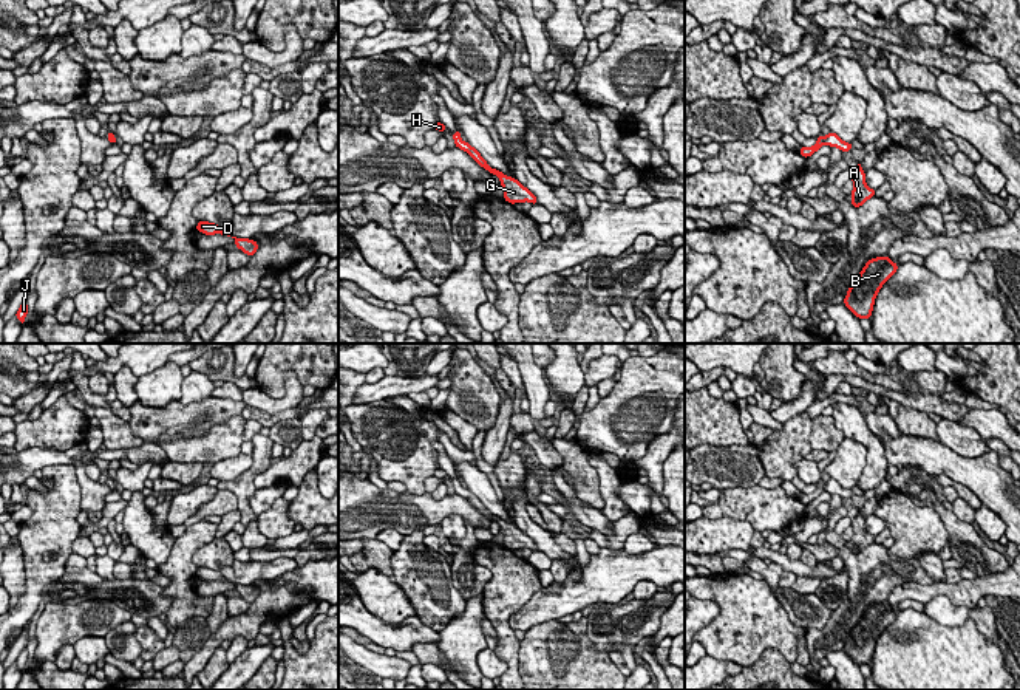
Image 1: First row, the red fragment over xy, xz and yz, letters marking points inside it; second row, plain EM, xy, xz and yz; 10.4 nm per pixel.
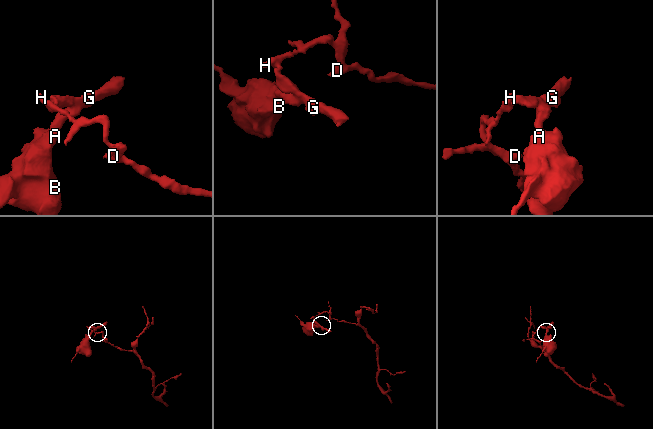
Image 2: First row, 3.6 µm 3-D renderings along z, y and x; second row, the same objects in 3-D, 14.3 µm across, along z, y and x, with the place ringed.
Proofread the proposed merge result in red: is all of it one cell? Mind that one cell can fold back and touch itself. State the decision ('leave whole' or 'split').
split

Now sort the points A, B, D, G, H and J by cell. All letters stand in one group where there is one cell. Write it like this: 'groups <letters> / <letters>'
groups A B G J / D H

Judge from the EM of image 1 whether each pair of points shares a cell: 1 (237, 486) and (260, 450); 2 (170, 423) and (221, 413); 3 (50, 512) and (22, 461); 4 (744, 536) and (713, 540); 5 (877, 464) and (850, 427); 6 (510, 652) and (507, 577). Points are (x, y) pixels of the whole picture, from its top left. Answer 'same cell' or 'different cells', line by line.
1: same cell
2: same cell
3: different cells
4: same cell
5: same cell
6: same cell

